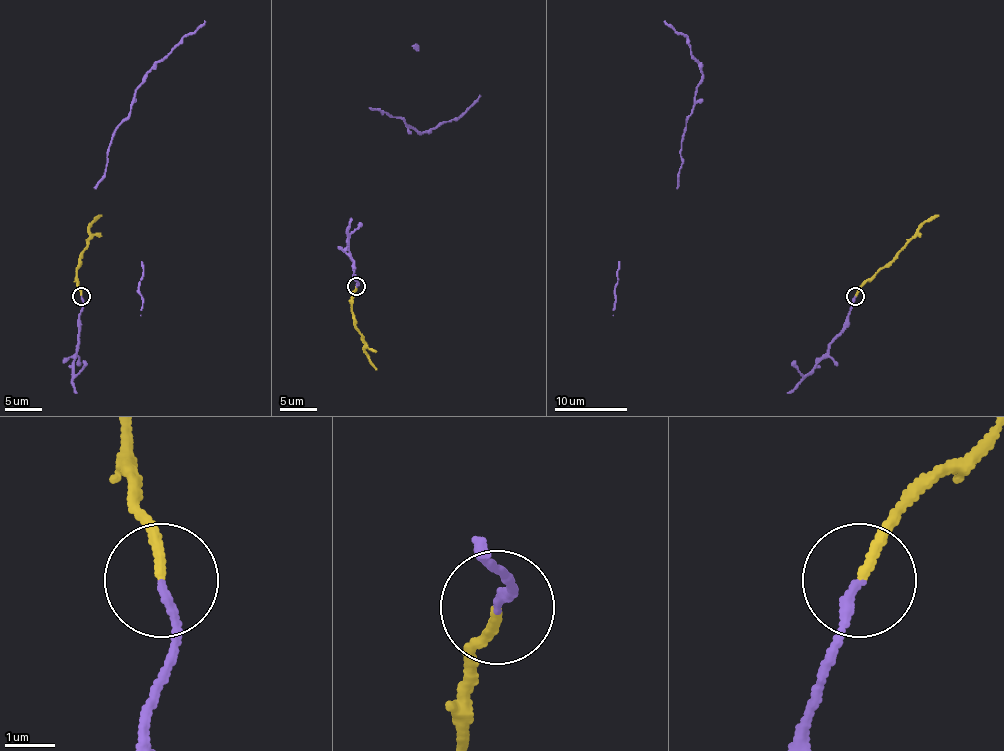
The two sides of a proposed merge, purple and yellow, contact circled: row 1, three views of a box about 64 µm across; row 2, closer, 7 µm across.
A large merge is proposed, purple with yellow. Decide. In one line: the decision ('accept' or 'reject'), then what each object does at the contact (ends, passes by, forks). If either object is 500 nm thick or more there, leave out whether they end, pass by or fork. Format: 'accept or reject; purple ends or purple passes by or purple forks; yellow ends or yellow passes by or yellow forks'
reject; purple ends; yellow ends

